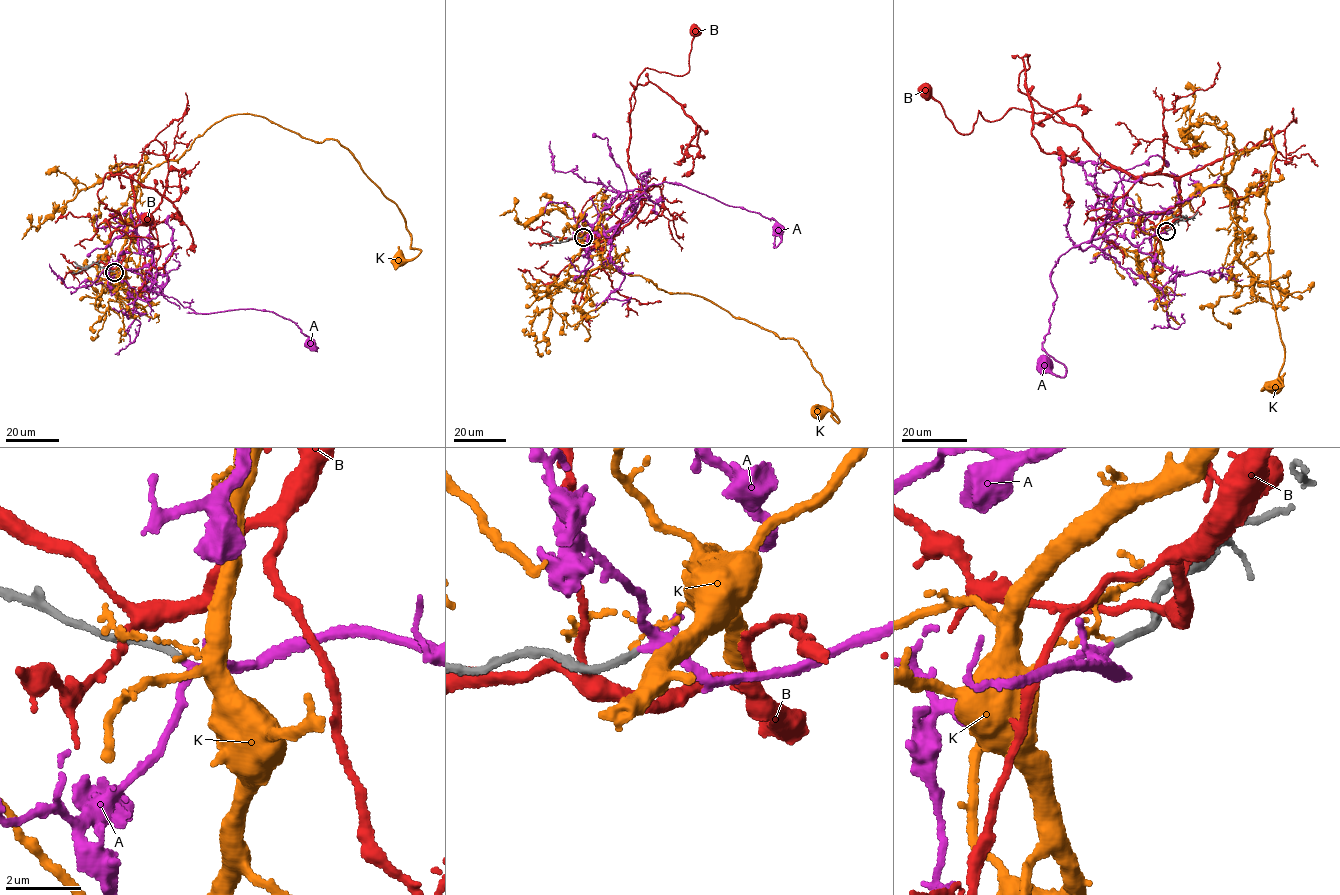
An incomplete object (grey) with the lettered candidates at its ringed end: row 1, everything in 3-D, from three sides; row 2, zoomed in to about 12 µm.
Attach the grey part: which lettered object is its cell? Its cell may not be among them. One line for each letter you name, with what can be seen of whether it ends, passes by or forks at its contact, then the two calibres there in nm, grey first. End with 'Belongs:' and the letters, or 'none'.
A: it forks; calibres 190 and 160 nm
Belongs: A

